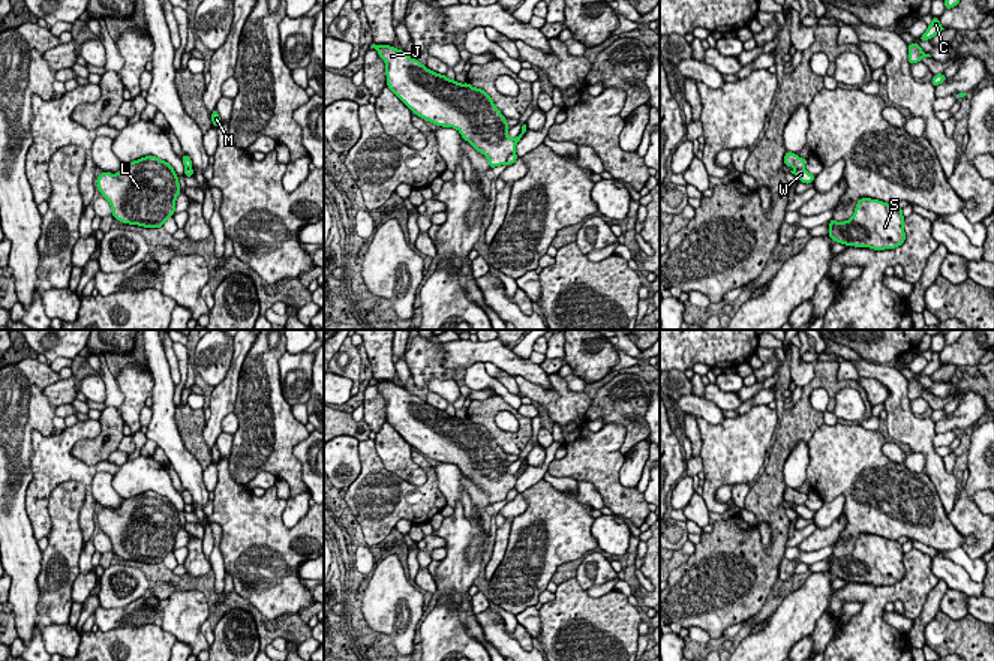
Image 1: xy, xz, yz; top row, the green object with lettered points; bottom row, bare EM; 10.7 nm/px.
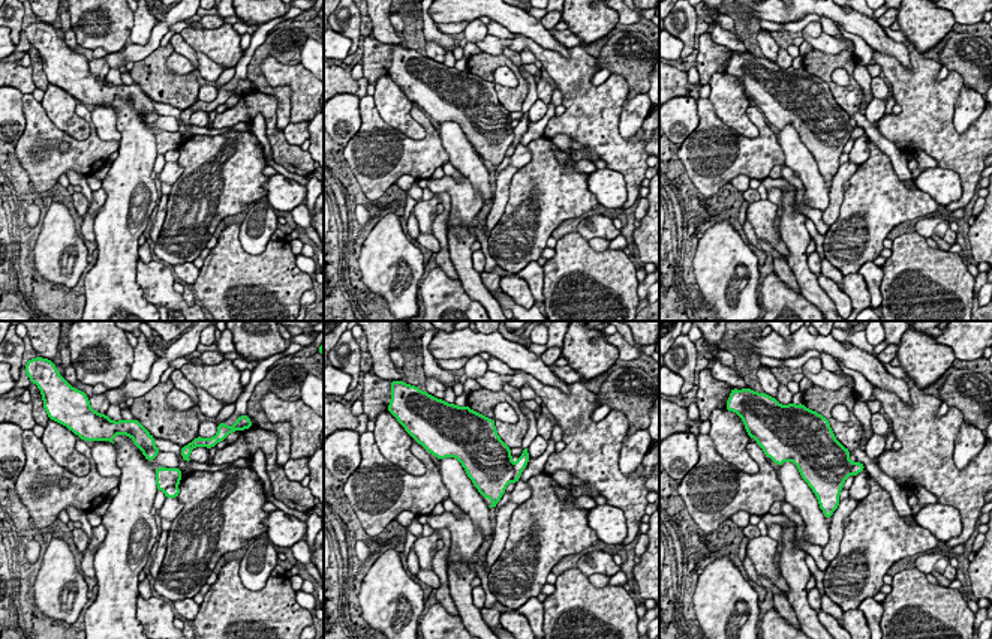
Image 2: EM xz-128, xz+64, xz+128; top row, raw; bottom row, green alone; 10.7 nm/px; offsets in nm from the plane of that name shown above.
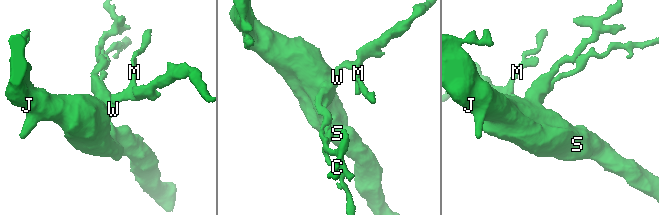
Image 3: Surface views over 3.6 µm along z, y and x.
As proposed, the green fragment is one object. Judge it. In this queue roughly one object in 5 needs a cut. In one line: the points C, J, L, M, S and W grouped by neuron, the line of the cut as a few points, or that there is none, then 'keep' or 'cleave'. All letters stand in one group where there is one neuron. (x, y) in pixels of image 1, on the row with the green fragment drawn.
C J L M S / W | yz (798, 167), (802, 168) | cleave

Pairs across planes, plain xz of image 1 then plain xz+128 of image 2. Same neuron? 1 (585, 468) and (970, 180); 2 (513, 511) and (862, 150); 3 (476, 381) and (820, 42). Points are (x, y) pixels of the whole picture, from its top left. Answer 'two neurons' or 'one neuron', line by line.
1: one neuron
2: one neuron
3: two neurons

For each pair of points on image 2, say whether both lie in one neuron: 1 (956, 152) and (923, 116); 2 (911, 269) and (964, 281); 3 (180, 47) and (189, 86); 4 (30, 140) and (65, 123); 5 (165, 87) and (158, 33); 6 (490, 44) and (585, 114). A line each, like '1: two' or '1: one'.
1: one
2: one
3: two
4: two
5: two
6: one

